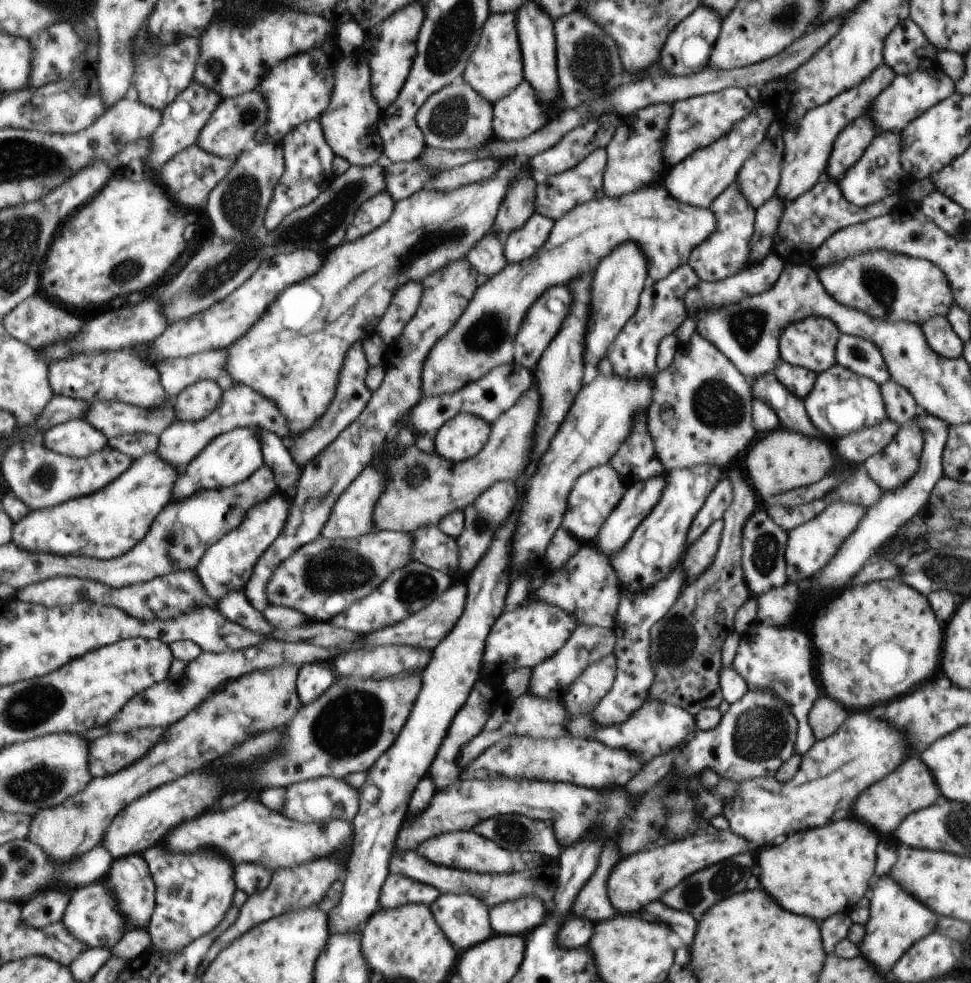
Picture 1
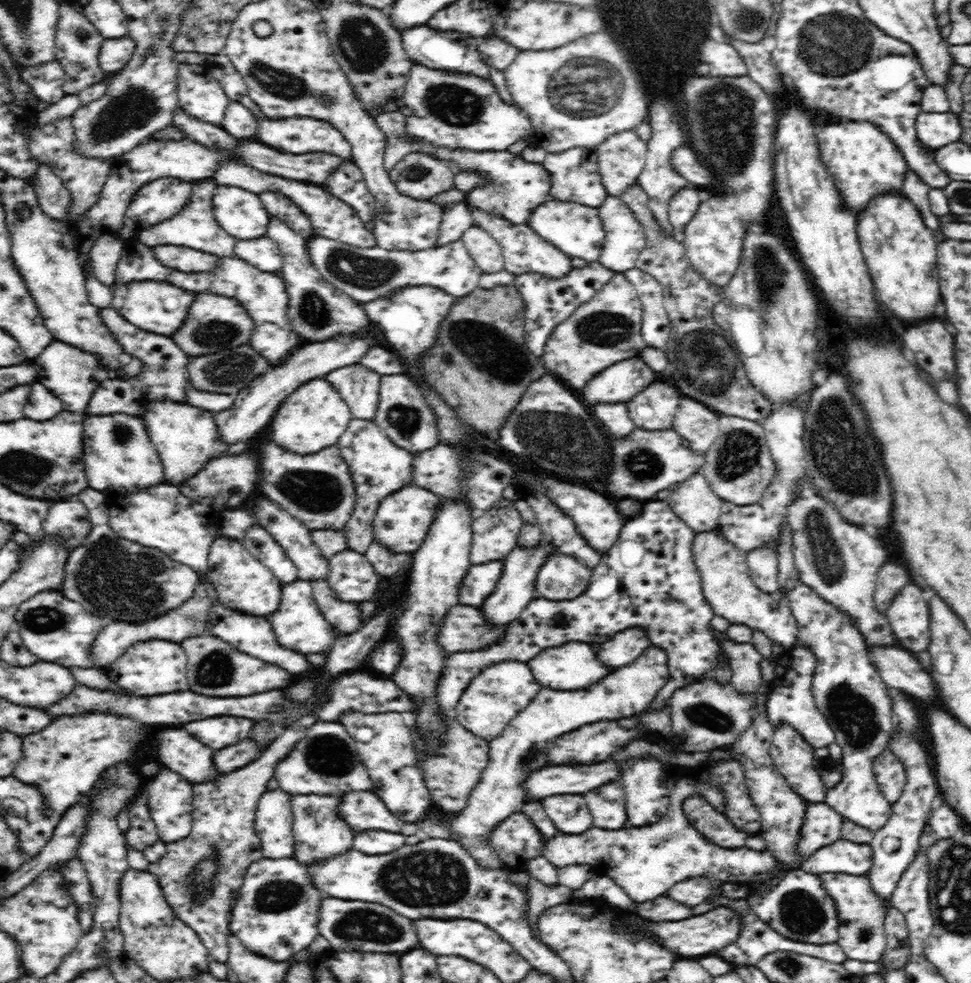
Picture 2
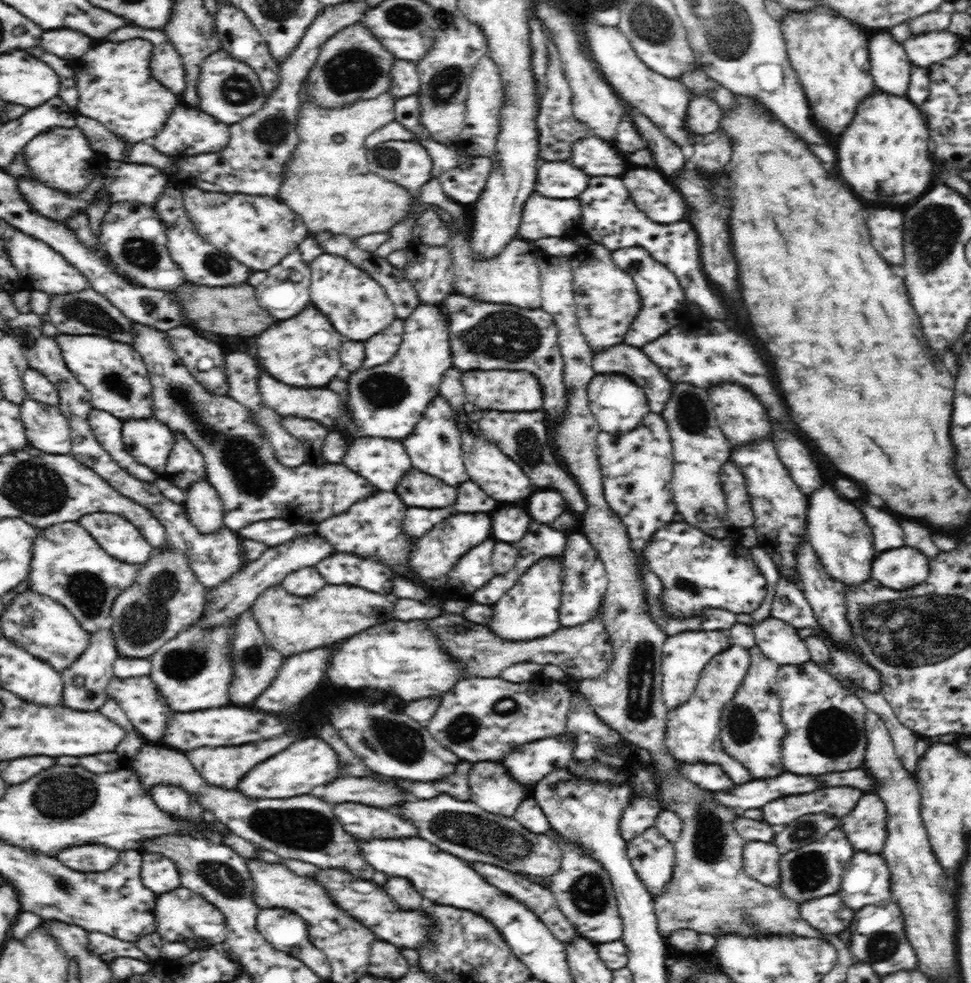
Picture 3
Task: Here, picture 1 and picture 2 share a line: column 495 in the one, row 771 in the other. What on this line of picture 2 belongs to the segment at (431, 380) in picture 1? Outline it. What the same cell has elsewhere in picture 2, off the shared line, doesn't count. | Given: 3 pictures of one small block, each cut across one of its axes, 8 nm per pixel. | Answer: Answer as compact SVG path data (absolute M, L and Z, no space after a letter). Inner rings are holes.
M318 720L308 728L306 736L296 744L294 750L278 763L273 778L278 781L280 789L291 795L343 797L352 791L371 791L374 783L360 759L357 745L357 740L350 736L342 723Z

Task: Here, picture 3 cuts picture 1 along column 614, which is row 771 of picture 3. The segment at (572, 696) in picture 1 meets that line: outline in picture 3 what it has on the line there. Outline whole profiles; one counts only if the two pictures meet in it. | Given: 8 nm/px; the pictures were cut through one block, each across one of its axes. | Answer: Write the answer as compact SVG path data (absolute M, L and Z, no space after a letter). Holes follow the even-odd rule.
M548 255L544 261L540 262L539 266L541 308L548 314L551 314L555 320L555 325L558 329L560 353L562 353L564 360L563 376L566 378L566 384L570 384L568 392L572 390L568 394L568 416L564 416L556 424L552 424L554 426L554 432L552 432L554 434L554 446L560 446L560 448L556 448L556 454L560 456L562 462L566 462L565 469L574 478L582 495L586 498L587 509L581 522L583 534L587 536L590 544L597 550L600 560L604 563L608 577L608 588L603 596L601 606L604 609L602 621L604 621L604 627L606 627L606 631L609 633L608 643L612 643L612 664L608 664L608 670L604 670L596 678L578 680L578 692L588 699L588 703L592 705L596 715L611 729L618 731L631 744L650 751L651 764L654 766L652 770L660 773L660 798L664 805L668 805L666 809L676 812L682 819L683 827L680 838L673 844L676 854L676 862L674 862L674 868L672 869L674 876L669 880L665 893L652 898L660 936L666 939L674 930L682 930L683 927L688 927L699 934L716 936L734 933L742 936L790 935L824 938L824 933L821 930L810 926L800 916L798 903L785 898L780 889L766 886L754 880L745 872L743 849L746 846L746 842L744 838L736 833L733 825L738 812L727 806L722 806L715 798L711 797L710 791L698 788L693 782L690 782L683 776L679 772L682 762L676 760L667 751L664 744L663 740L669 708L663 701L662 696L661 660L663 657L663 644L669 637L666 635L666 632L663 632L650 619L648 603L644 599L640 559L638 559L636 551L630 547L628 531L625 530L624 523L620 521L620 517L612 511L608 506L608 502L604 499L602 473L600 472L600 466L598 466L599 460L596 460L596 450L594 450L596 438L601 432L601 427L600 424L597 424L594 415L592 415L588 400L588 384L591 383L595 375L593 370L593 351L588 347L588 343L579 327L577 307L575 306L576 300L573 292L571 262L565 256Z

